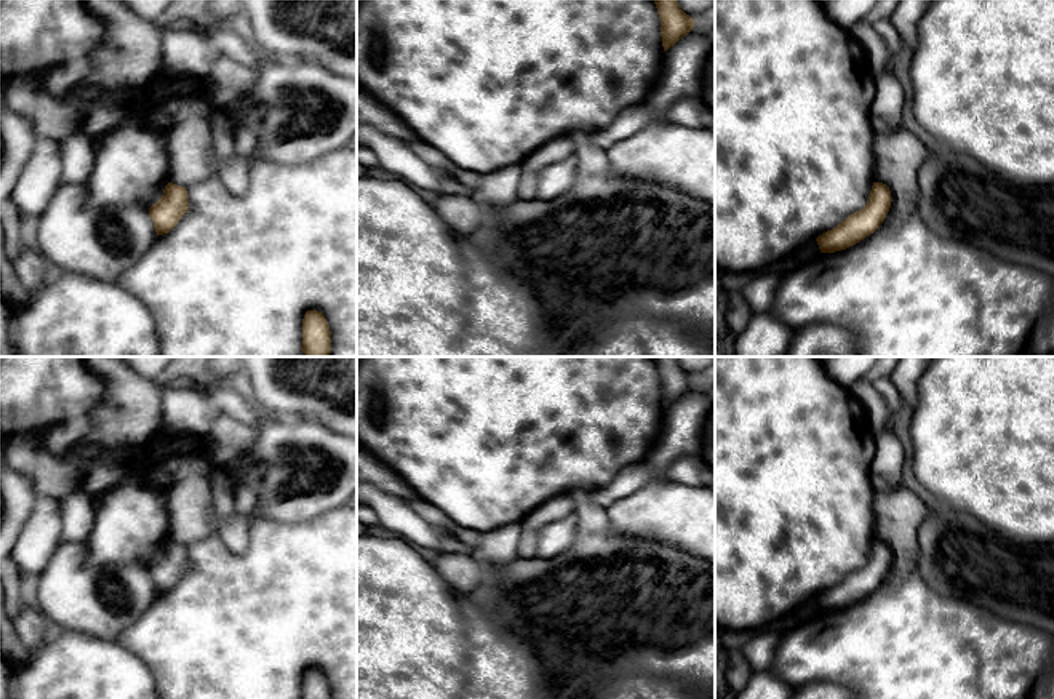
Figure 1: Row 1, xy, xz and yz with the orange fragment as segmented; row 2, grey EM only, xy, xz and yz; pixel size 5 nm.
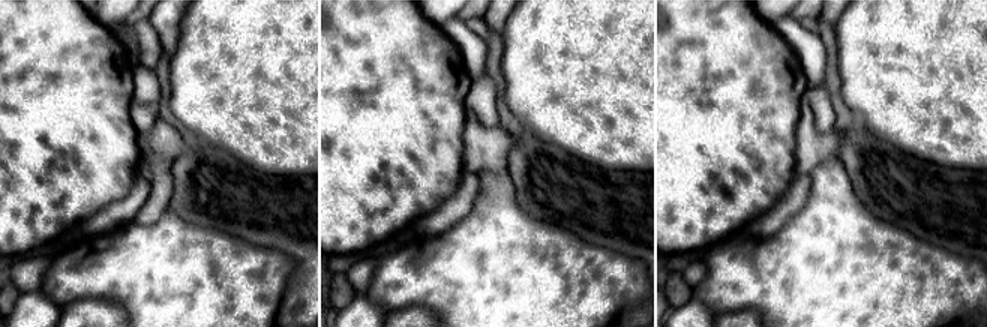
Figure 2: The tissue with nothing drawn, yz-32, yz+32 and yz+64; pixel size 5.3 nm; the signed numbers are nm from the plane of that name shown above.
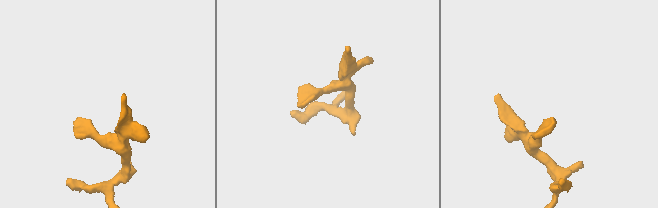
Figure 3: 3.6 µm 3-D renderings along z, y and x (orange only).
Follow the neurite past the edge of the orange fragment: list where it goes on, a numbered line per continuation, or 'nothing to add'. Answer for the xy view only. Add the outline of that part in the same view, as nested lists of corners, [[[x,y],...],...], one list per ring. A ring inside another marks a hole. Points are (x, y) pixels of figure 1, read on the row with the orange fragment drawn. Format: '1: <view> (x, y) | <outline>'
nothing to add

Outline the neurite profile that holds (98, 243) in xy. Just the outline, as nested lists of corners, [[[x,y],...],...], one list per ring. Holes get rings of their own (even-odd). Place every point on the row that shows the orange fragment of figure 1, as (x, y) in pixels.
[[[62,184],[38,216],[37,250],[53,272],[117,282],[152,246],[157,232],[139,205],[88,208],[88,187]]]

